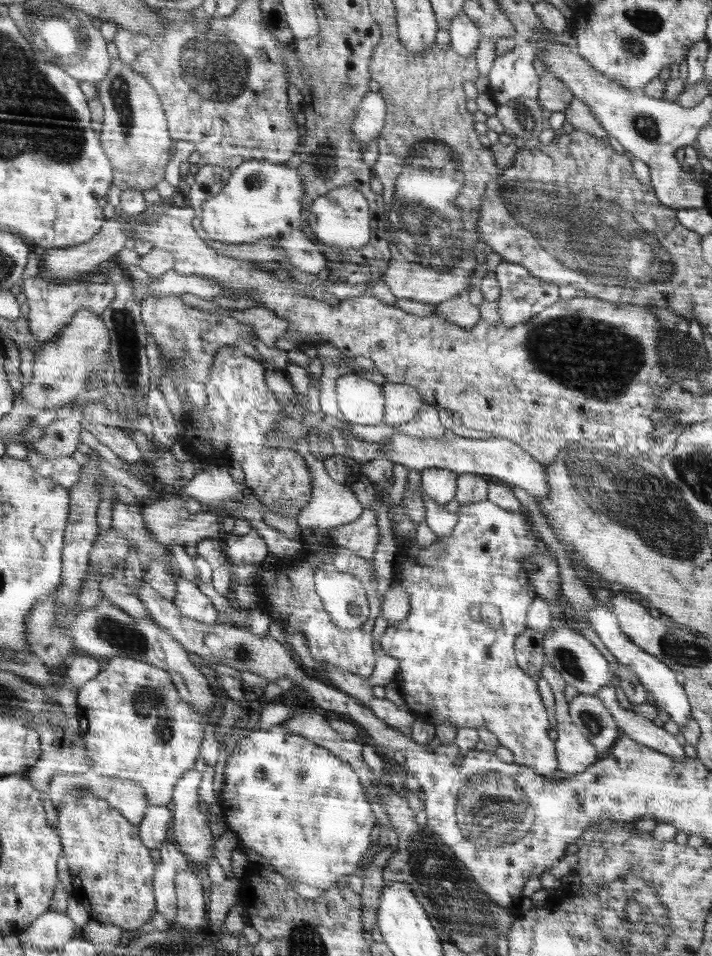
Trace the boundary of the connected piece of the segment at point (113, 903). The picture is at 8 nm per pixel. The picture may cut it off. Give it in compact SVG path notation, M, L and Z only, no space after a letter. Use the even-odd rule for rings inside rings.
M80 786L80 788L74 788L72 792L68 792L68 795L64 796L64 800L62 800L62 804L57 806L58 811L58 831L60 836L63 838L63 846L65 847L65 857L68 859L69 868L72 874L72 882L74 886L74 897L86 908L89 915L91 916L91 920L99 921L102 923L116 924L122 929L126 929L129 932L137 932L141 930L146 924L148 924L148 920L152 918L152 916L156 916L156 912L158 912L159 904L157 900L157 894L155 891L155 874L157 871L156 862L154 862L154 858L152 858L152 850L148 848L146 844L143 842L143 838L141 836L141 828L140 825L133 824L120 812L120 810L116 810L116 808L112 808L110 806L110 802L108 800L104 800L99 798L98 795L92 795L92 798L84 798L84 800L80 800L78 798L78 793L88 793L88 788L84 786Z

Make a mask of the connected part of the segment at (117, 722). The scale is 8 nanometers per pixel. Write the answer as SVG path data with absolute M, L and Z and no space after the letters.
M123 656L111 659L106 670L78 690L78 719L80 734L93 766L90 771L100 776L138 782L138 786L146 790L151 806L173 805L176 788L186 772L196 766L196 758L200 758L203 751L207 728L213 724L213 720L208 720L183 699L171 673L148 661Z

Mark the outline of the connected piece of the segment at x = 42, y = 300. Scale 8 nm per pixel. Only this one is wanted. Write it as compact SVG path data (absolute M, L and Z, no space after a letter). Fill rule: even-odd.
M38 274L24 281L23 291L31 305L30 327L32 327L38 341L46 344L56 341L64 333L64 329L74 321L75 316L84 309L88 309L98 316L103 316L116 300L118 288L117 284L108 281L104 283L58 282L50 281L46 276Z

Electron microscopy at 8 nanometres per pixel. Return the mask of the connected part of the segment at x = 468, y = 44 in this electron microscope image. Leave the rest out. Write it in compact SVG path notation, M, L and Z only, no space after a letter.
M461 10L458 16L451 20L449 37L451 49L460 56L471 56L479 48L483 33L471 18Z

